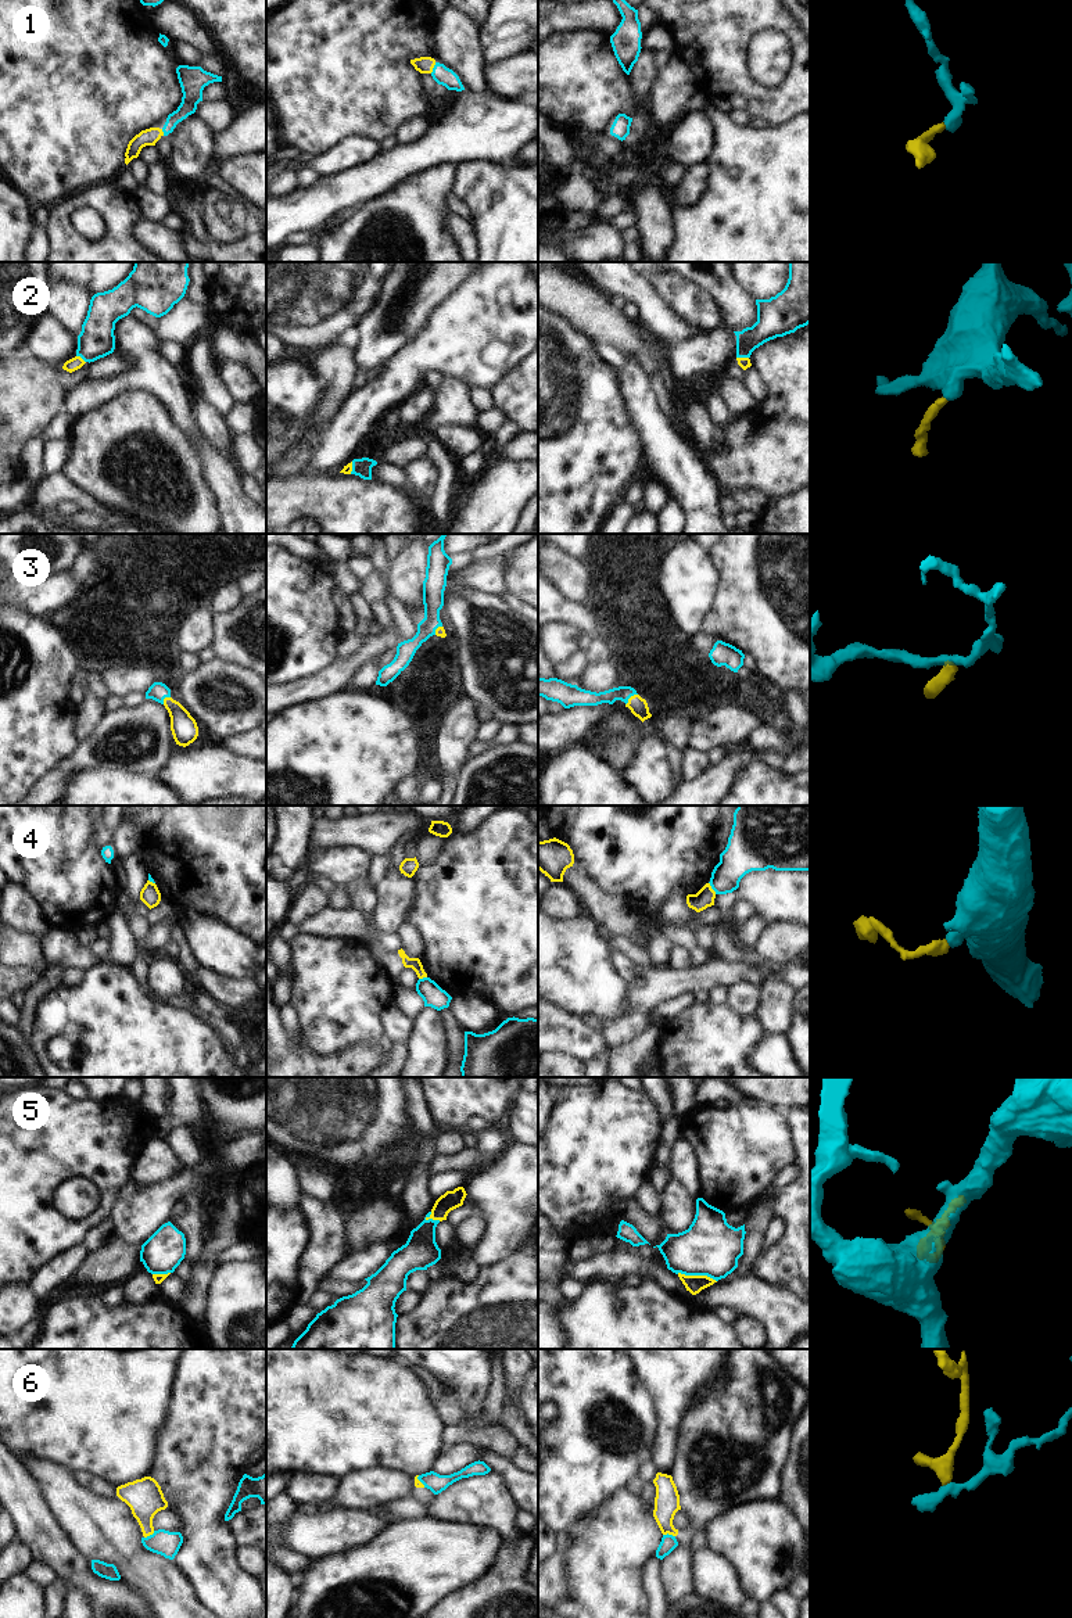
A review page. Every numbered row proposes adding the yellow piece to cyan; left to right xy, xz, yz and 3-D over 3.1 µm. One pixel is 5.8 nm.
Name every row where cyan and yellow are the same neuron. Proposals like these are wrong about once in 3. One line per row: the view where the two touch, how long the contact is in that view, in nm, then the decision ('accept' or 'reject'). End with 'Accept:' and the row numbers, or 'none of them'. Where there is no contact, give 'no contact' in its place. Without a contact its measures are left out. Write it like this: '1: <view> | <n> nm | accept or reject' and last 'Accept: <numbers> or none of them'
1: xz | 70 nm | accept
2: yz | 70 nm | accept
3: yz | 100 nm | accept
4: yz | 80 nm | reject
5: yz | 240 nm | reject
6: yz | 70 nm | reject
Accept: 1, 2, 3

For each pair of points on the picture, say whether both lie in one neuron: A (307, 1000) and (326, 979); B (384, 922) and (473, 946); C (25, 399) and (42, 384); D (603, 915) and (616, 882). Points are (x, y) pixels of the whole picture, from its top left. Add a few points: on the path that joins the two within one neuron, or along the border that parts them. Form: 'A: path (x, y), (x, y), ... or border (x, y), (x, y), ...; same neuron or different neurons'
A: path (312, 994), (322, 985); same neuron
B: border (412, 889), (412, 901), (404, 921); different neurons
C: path (29, 395), (38, 387); same neuron
D: border (585, 875), (603, 890), (619, 896), (637, 915); different neurons

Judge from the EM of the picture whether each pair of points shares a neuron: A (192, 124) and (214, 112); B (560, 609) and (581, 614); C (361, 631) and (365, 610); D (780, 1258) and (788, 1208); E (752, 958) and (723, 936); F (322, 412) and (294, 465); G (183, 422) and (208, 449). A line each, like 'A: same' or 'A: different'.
A: different
B: same
C: same
D: same
E: same
F: same
G: same

